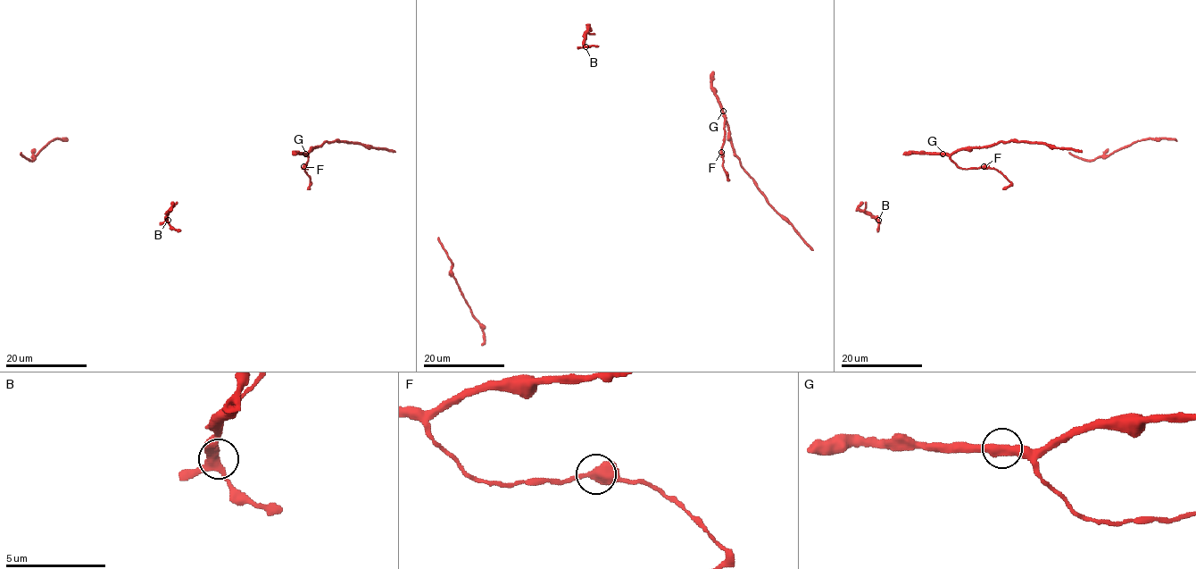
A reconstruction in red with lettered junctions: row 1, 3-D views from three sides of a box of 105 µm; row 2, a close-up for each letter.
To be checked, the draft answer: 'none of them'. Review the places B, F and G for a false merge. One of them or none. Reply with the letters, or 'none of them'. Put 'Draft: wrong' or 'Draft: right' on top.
Draft: right
none of them

